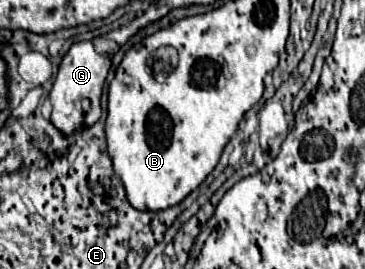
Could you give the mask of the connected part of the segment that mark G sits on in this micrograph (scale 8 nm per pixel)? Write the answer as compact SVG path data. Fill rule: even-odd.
M90 40L76 42L70 46L70 50L64 54L60 62L60 68L50 92L50 102L52 102L50 120L58 130L62 130L64 134L72 134L74 130L82 126L90 126L100 118L100 96L102 96L108 70L110 70L110 58L104 54L98 54Z

